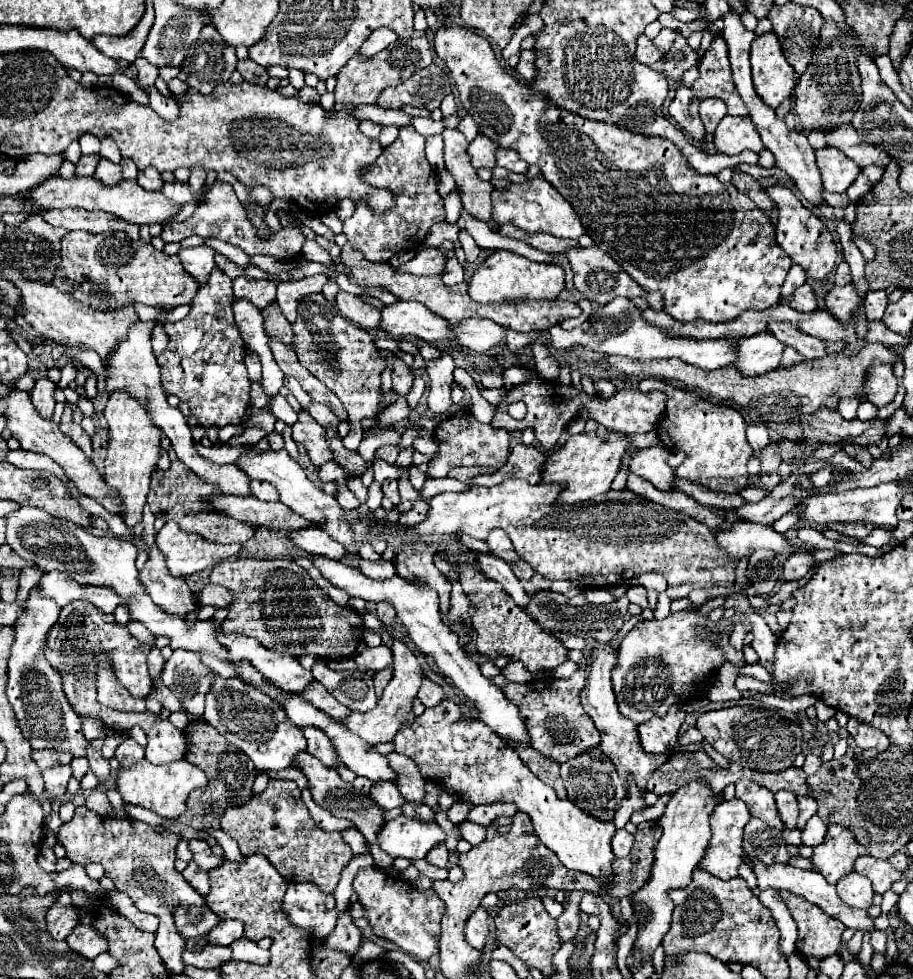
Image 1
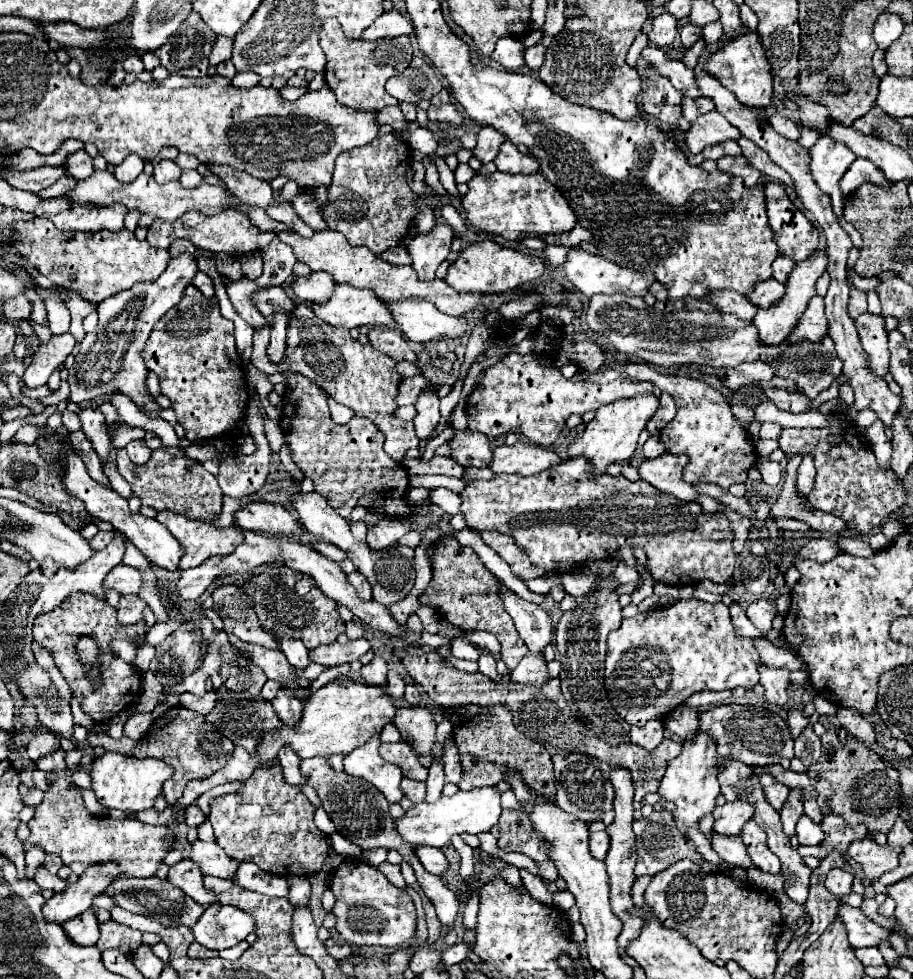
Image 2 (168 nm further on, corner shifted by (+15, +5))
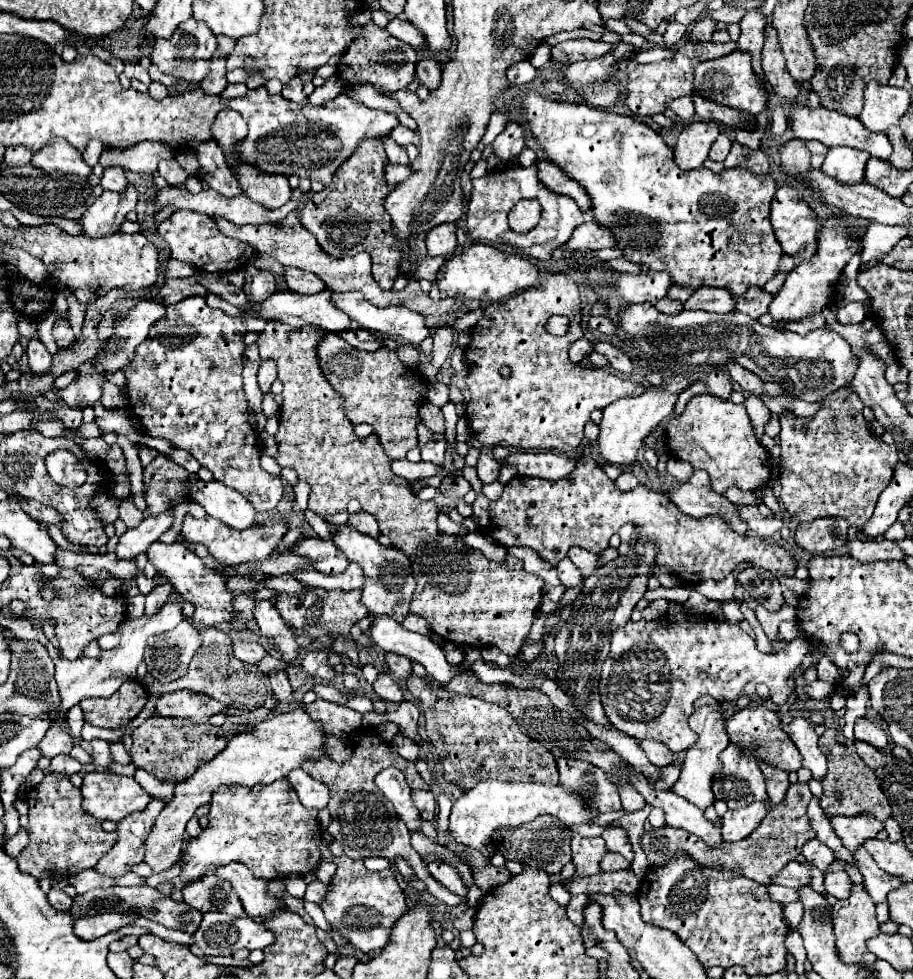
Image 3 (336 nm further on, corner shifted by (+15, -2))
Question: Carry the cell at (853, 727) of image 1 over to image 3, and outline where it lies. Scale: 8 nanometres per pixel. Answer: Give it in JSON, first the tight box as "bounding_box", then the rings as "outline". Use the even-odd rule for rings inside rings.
{"bounding_box":[854,717,888,749],"outline":[[[866,717],[856,719],[856,727],[854,727],[854,735],[858,741],[866,741],[876,749],[882,749],[888,743],[888,737],[884,733],[884,729],[876,727],[872,721],[868,721]]]}

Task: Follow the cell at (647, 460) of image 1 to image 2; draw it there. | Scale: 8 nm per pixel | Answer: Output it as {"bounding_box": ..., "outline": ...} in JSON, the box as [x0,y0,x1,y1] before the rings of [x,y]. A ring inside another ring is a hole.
{"bounding_box":[638,452,698,502],"outline":[[[664,452],[662,456],[654,458],[654,460],[644,460],[638,468],[640,478],[650,482],[654,488],[658,488],[664,494],[672,494],[678,500],[686,500],[686,502],[696,502],[698,500],[698,492],[694,490],[692,484],[682,480],[684,468],[688,464],[688,456],[676,456],[670,452]]]}

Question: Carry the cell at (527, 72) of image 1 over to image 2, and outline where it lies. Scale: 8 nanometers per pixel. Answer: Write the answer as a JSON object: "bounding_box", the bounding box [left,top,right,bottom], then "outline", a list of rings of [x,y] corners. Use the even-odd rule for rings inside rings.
{"bounding_box":[524,36,554,70],"outline":[[[546,36],[546,38],[540,40],[540,44],[528,48],[528,50],[524,52],[526,66],[532,68],[532,70],[538,70],[538,68],[544,64],[544,56],[546,56],[546,52],[548,52],[548,48],[550,48],[552,42],[554,42],[554,36]]]}

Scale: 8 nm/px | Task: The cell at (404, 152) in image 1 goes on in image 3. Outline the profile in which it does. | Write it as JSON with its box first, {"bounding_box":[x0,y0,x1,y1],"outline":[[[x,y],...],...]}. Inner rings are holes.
{"bounding_box":[300,139,400,289],"outline":[[[380,139],[362,141],[350,159],[342,163],[336,171],[334,181],[324,187],[320,193],[312,197],[312,201],[302,209],[300,223],[314,233],[320,247],[334,255],[346,257],[358,251],[368,251],[372,257],[372,275],[380,283],[382,289],[392,289],[400,261],[400,243],[396,243],[396,235],[392,235],[392,219],[384,211],[384,199],[390,193],[384,171],[388,157]]]}

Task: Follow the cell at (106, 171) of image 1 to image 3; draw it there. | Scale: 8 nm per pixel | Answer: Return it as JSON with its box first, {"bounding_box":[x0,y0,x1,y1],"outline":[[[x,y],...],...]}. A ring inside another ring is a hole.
{"bounding_box":[32,139,92,179],"outline":[[[54,139],[50,145],[38,151],[32,157],[32,165],[42,171],[58,171],[64,175],[78,175],[82,179],[92,173],[92,169],[84,163],[82,155],[74,151],[64,139]]]}

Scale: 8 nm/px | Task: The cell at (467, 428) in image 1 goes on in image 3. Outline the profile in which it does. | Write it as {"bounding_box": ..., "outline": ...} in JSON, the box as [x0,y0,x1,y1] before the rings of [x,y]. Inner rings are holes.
{"bounding_box":[476,451,500,483],"outline":[[[482,451],[480,457],[478,457],[478,463],[476,463],[476,471],[478,471],[478,477],[480,477],[482,483],[492,483],[498,477],[500,463],[494,457],[490,457],[488,453]]]}

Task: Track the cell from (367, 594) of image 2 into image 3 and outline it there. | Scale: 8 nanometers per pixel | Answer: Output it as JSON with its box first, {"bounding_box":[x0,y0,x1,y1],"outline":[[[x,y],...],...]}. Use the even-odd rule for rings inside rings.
{"bounding_box":[294,563,364,591],"outline":[[[350,563],[348,569],[340,575],[320,575],[318,571],[298,571],[294,573],[296,579],[300,579],[306,585],[324,587],[328,591],[340,589],[340,591],[360,591],[364,587],[364,575],[362,569],[356,567],[356,563]]]}

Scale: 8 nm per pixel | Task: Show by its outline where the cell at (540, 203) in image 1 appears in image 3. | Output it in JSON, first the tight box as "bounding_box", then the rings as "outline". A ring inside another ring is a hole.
{"bounding_box":[466,167,586,261],"outline":[[[534,167],[504,169],[490,175],[486,173],[484,177],[474,179],[472,183],[474,183],[474,191],[470,195],[470,201],[466,203],[466,229],[474,241],[482,241],[488,245],[492,243],[494,247],[506,253],[546,261],[550,259],[550,253],[562,247],[570,239],[572,231],[586,221],[584,213],[572,199],[564,195],[556,195],[540,185]],[[520,199],[538,199],[542,207],[542,217],[538,225],[528,233],[516,233],[508,225],[508,213]]]}

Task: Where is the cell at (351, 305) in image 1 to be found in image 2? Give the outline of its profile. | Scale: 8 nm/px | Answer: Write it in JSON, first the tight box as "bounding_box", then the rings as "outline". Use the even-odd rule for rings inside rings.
{"bounding_box":[292,272,334,300],"outline":[[[312,272],[310,276],[298,276],[292,282],[292,290],[300,300],[328,300],[332,296],[334,280],[328,272]]]}

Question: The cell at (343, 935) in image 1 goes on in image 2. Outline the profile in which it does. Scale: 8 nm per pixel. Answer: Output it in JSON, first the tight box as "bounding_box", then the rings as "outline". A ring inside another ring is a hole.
{"bounding_box":[326,940,352,960],"outline":[[[326,940],[326,948],[328,948],[328,954],[334,956],[336,960],[344,960],[346,956],[352,954],[352,946],[346,944],[346,942],[336,942],[336,940]]]}

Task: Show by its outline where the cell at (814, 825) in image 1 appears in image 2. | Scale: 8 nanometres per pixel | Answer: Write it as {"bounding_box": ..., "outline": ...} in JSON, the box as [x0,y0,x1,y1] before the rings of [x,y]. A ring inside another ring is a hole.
{"bounding_box":[796,816,826,846],"outline":[[[802,816],[798,820],[798,826],[796,826],[796,836],[798,836],[798,842],[800,844],[806,844],[806,846],[818,846],[824,842],[826,834],[822,832],[822,828],[818,824],[814,824],[808,816]]]}

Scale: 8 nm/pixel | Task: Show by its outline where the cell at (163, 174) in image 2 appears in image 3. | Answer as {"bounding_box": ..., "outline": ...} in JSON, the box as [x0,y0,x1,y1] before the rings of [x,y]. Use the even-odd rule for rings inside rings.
{"bounding_box":[158,159,188,185],"outline":[[[168,159],[168,161],[160,161],[158,165],[158,173],[166,179],[168,185],[182,185],[188,179],[188,173],[178,165],[176,159]]]}

